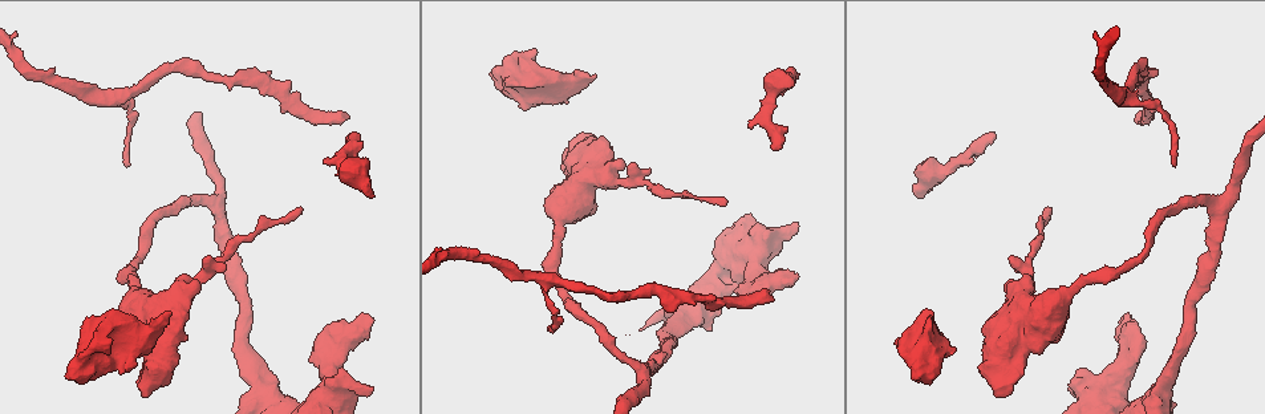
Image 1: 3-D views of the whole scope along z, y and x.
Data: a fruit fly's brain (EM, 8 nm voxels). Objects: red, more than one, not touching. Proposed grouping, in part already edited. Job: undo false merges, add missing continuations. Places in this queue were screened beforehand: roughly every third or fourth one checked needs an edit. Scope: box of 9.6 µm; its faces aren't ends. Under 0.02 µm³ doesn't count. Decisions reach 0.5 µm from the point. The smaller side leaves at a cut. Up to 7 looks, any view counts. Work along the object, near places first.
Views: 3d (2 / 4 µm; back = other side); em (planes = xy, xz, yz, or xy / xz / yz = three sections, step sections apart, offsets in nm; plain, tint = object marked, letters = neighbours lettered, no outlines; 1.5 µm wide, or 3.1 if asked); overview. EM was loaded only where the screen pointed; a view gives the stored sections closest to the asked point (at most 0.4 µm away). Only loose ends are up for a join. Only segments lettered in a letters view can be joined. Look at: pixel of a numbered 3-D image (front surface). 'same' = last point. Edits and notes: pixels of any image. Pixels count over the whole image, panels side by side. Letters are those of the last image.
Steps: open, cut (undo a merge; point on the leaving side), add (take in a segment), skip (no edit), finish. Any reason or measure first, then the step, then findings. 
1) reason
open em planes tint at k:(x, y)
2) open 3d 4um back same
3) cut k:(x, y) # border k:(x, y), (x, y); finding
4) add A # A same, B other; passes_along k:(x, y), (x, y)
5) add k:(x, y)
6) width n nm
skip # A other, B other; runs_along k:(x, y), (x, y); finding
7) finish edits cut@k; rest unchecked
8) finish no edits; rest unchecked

thick end
open em planes tint at 1:(167, 312)

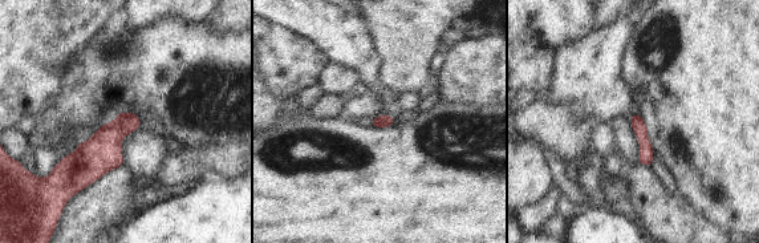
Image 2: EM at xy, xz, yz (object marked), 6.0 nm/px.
open em planes letters same

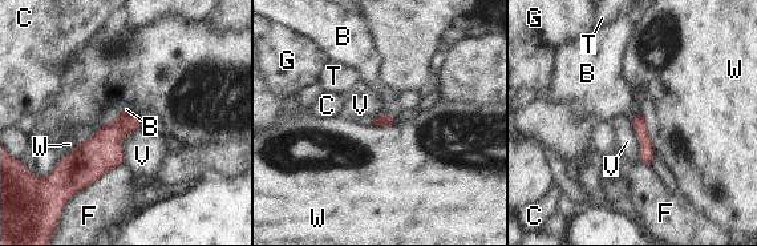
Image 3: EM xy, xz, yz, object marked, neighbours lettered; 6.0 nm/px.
add B # B same, C other, F other, G other, T other, V other, W other; passes_along 3:(381, 120), (388, 115), (369, 79); it goes on there

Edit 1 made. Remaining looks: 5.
branch stops here
open em planes letters at 1:(917, 195)

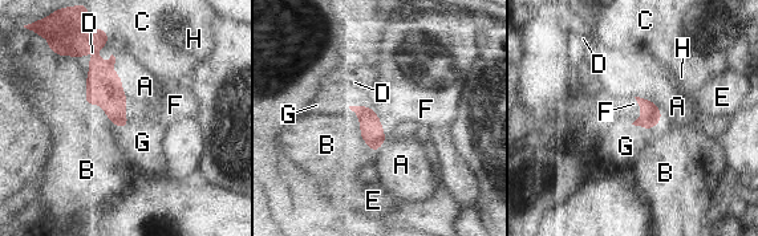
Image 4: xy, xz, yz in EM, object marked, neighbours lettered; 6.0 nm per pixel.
add F # A other, B other, C other, D other, E other, F same, G other, H other; passes_along 4:(104, 85), (125, 104), (165, 110); the neuron continues

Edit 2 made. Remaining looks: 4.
redraw
open overview

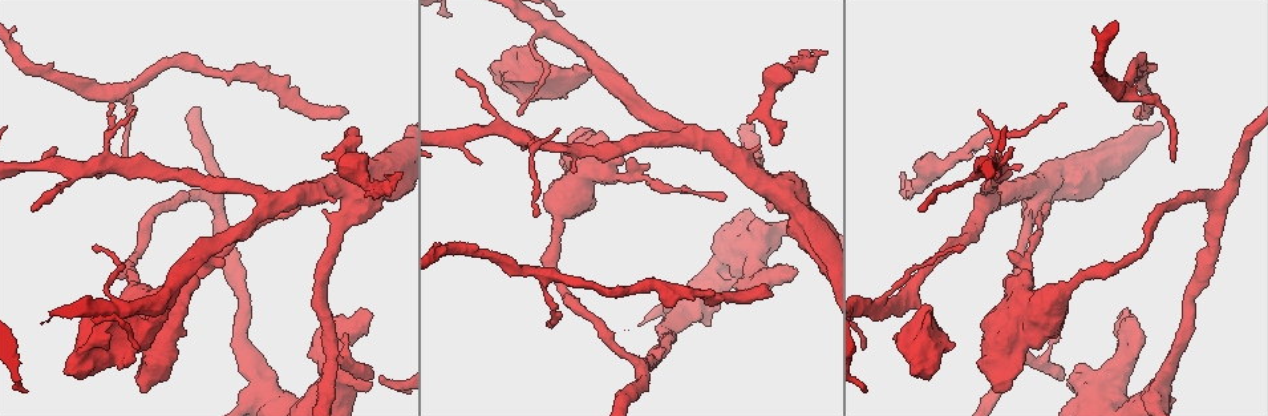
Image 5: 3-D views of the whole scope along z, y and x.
branch stops here
open 3d 4um at 5:(748, 122)

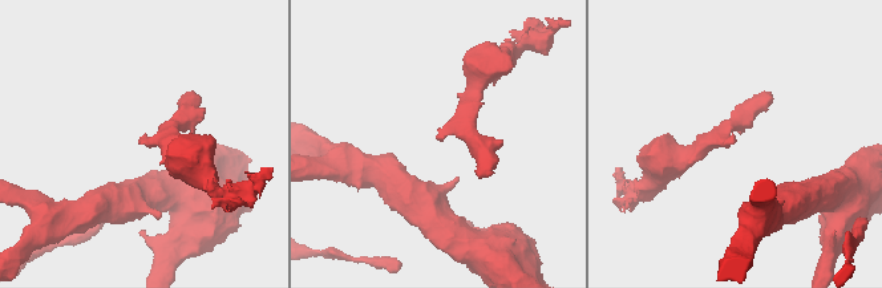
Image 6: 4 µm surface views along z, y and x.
arm_widths 220, 240 nm
open em planes letters at 6:(139, 142)

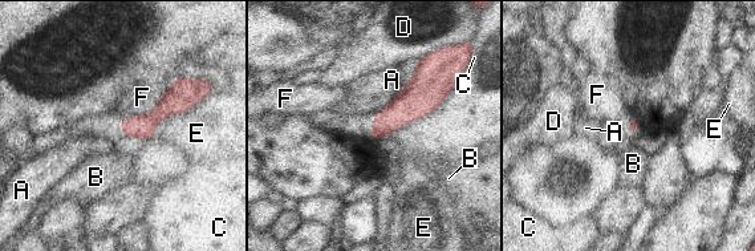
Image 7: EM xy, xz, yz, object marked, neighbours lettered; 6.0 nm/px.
skip # A other, B other, C other, D other, E other, F other; border 7:(175, 81), (150, 112), (124, 118); no lettered segment goes on from it

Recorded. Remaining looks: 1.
finish edits add@3, add@4; rest unchecked

